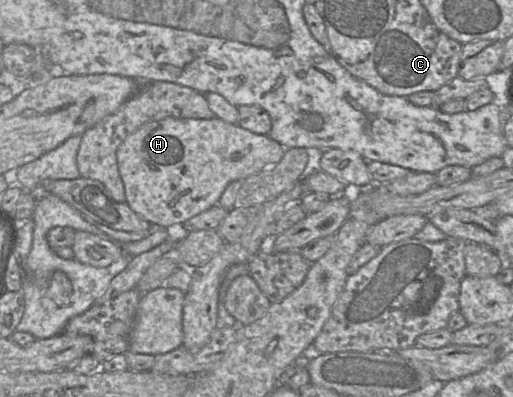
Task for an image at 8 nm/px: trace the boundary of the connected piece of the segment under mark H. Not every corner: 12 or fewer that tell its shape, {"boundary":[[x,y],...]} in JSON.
{"boundary":[[168,117],[117,150],[128,206],[175,227],[277,164],[268,135]]}

